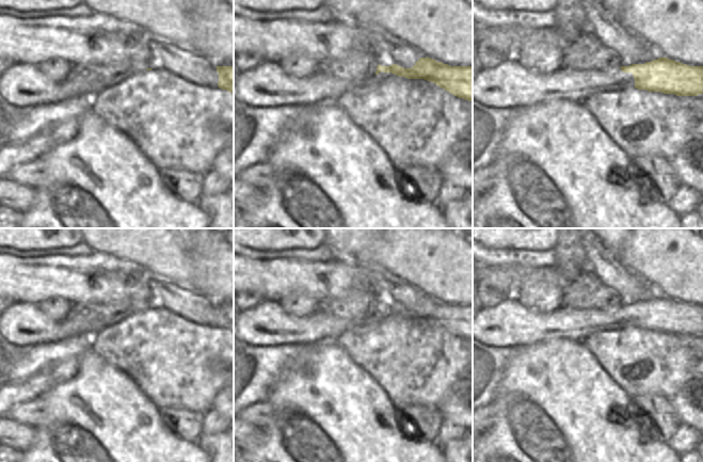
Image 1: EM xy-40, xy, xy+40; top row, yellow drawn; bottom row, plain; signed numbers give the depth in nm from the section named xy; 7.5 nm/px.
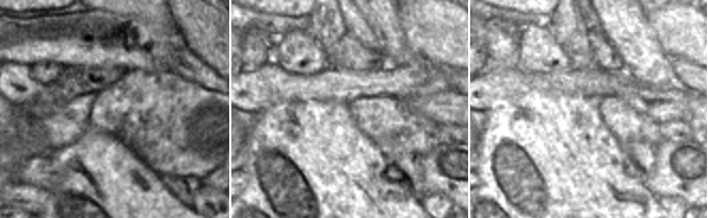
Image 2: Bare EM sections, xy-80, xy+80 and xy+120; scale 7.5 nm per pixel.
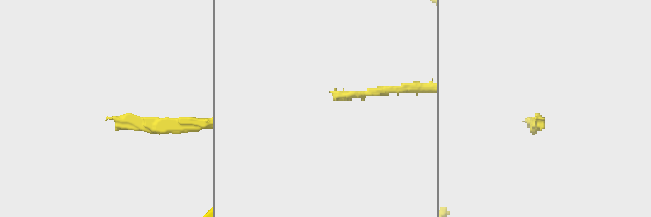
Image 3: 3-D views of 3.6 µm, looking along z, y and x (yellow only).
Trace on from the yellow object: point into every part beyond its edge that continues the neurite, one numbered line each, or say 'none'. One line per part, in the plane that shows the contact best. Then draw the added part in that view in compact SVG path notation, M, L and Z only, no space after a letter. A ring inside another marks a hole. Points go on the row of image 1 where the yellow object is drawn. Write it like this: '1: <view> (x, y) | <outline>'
1: xy+40 (509, 85) | M514 57L473 79L473 100L493 109L521 109L550 100L584 102L600 92L635 87L632 73L561 68L550 75L527 70Z

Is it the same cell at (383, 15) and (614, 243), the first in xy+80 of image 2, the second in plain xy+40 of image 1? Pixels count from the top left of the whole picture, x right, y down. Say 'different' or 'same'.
same

